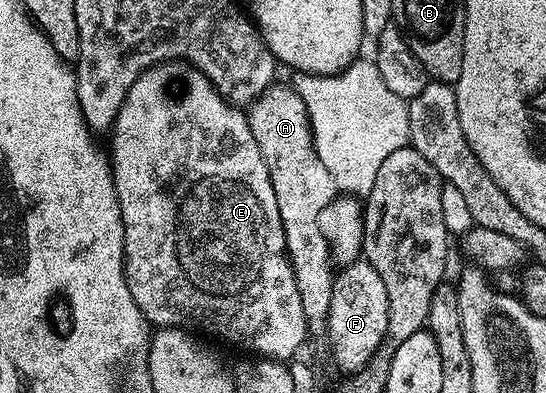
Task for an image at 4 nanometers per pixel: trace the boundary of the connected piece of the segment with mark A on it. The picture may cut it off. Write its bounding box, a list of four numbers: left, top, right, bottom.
[246,83,336,330]

